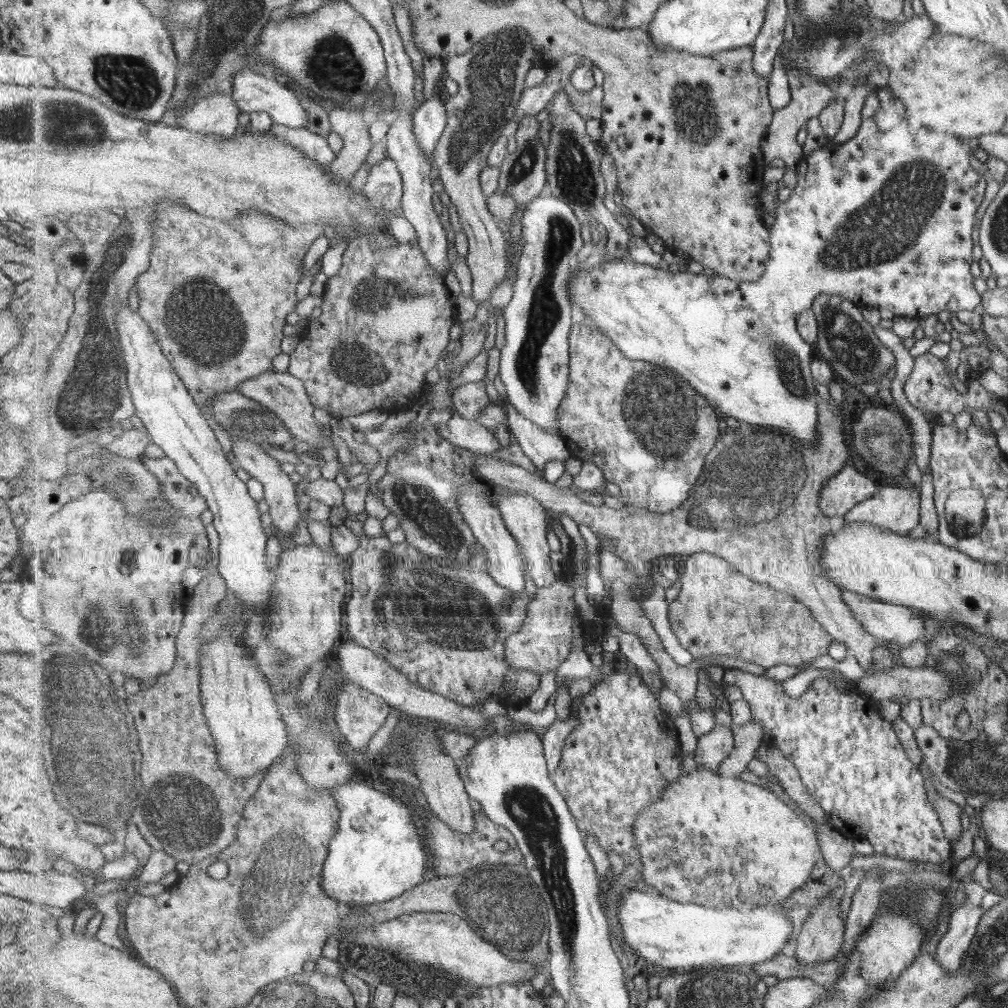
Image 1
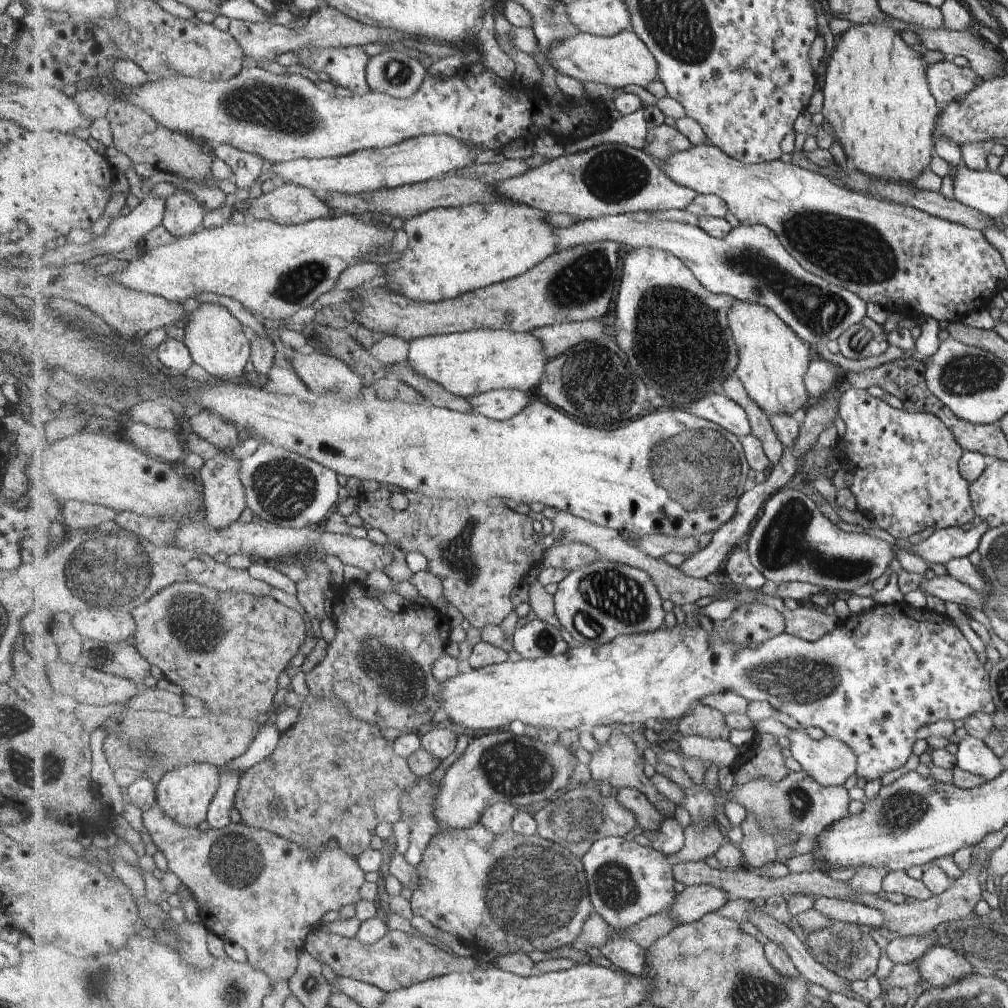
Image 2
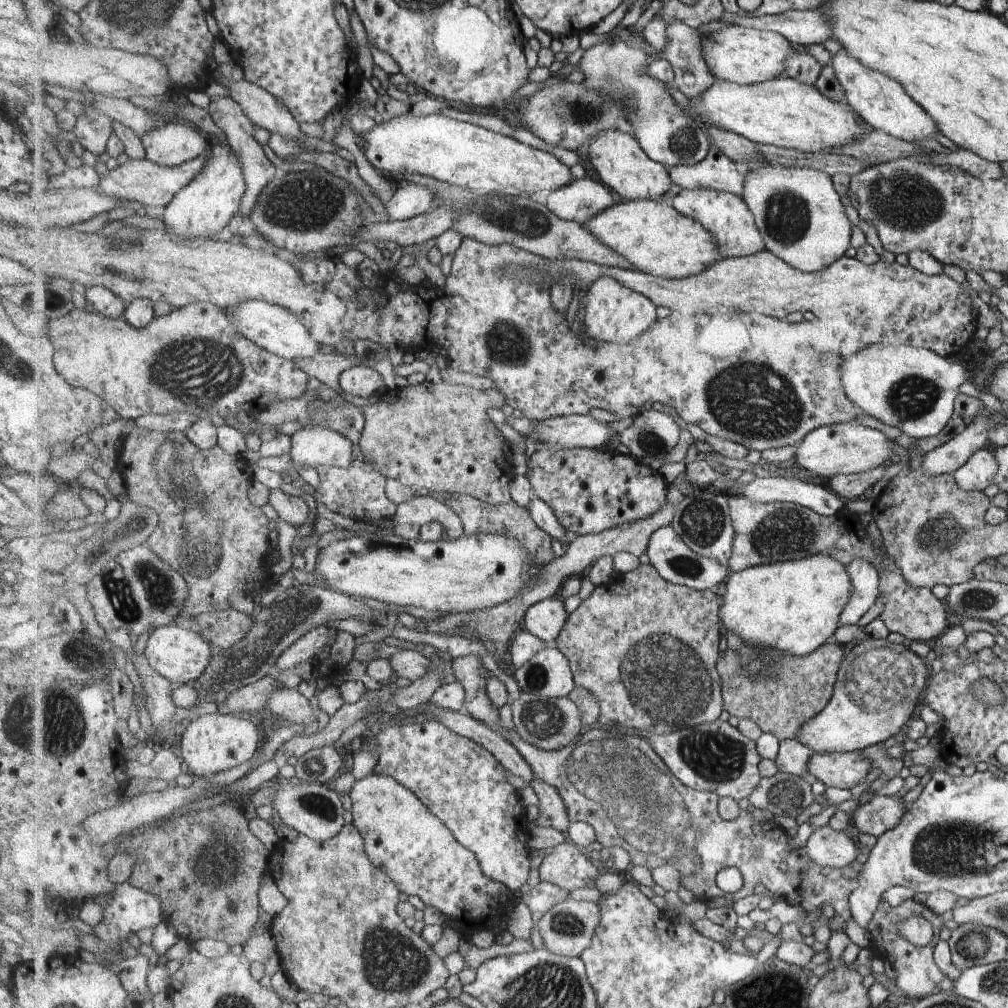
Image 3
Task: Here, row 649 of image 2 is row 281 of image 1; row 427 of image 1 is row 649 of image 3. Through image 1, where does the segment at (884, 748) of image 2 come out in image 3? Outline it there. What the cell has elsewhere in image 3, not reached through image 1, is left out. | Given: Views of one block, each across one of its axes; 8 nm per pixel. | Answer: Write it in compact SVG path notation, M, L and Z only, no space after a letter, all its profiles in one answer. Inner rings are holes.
M815 554L801 560L773 562L731 573L725 581L726 591L721 597L720 618L723 633L732 632L747 645L778 649L790 656L806 657L820 646L832 641L840 627L841 613L852 597L853 580L848 567L829 554Z

